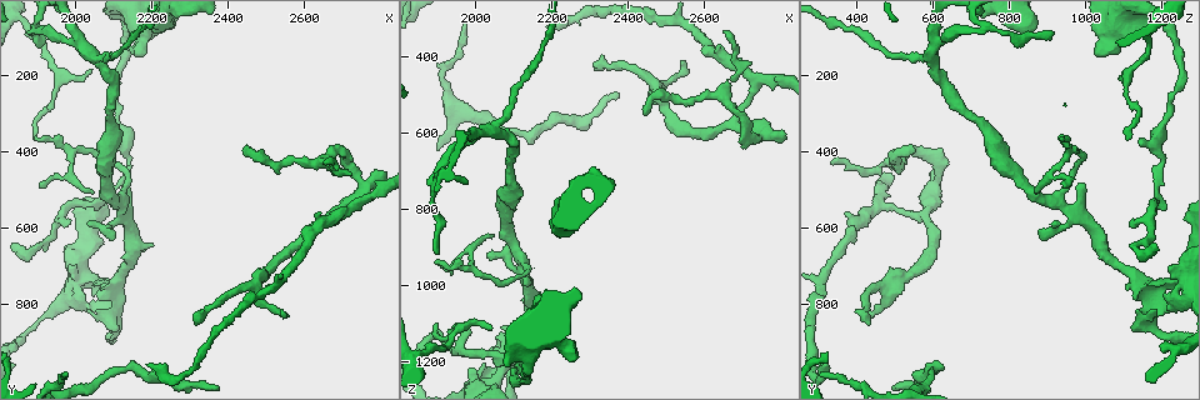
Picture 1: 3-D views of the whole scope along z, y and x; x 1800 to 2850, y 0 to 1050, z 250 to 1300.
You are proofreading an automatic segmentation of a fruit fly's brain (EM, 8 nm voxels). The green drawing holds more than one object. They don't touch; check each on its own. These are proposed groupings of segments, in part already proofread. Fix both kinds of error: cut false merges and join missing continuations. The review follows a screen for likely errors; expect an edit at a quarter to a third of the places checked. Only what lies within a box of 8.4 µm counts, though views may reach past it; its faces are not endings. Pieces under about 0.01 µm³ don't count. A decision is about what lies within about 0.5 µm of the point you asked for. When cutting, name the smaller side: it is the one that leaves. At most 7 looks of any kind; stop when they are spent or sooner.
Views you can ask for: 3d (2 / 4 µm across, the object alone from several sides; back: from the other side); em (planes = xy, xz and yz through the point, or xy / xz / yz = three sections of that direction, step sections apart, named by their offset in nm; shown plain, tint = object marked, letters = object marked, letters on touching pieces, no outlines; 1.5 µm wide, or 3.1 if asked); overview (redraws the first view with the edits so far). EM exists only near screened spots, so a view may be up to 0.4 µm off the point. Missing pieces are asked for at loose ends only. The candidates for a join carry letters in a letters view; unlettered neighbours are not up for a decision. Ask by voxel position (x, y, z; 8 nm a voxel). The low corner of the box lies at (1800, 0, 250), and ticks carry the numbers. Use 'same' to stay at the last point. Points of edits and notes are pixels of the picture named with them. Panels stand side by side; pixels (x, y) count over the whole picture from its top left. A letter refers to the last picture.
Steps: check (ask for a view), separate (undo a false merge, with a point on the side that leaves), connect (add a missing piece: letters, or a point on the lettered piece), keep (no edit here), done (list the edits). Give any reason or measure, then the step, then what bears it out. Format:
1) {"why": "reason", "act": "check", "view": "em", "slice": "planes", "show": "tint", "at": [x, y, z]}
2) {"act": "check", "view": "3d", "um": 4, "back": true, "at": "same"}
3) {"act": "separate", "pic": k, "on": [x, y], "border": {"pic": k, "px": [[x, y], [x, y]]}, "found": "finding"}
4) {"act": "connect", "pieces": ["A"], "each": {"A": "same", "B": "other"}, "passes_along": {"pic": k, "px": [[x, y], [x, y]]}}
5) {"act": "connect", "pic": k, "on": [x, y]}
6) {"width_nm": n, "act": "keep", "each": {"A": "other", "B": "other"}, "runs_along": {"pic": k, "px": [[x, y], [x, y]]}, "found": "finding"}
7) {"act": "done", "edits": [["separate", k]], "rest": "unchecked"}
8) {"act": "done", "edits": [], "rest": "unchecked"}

{"why": "tapers out", "act": "check", "view": "em", "slice": "planes", "show": "letters", "at": [1905, 95, 920]}

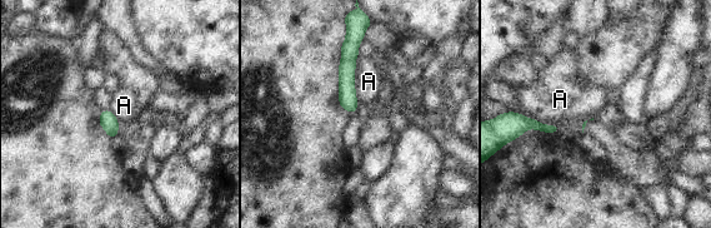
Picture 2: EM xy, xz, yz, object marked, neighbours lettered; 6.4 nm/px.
{"act": "keep", "each": {"A": "other"}, "runs_along": {"pic": 2, "px": [[355, 43], [348, 56], [351, 109]]}, "found": "none of them fits"}

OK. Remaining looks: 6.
{"why": "thin end", "act": "check", "view": "em", "slice": "planes", "show": "tint", "at": [1895, 370, 1115]}

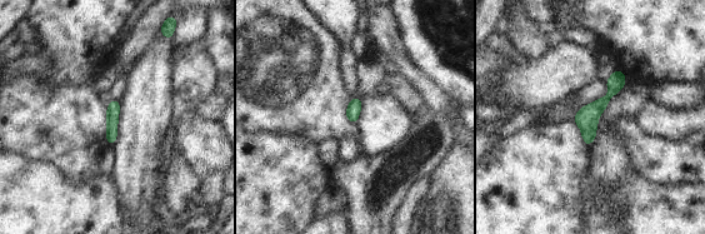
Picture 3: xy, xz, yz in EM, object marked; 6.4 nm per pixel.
{"act": "check", "view": "em", "slice": "planes", "show": "letters", "at": "same"}

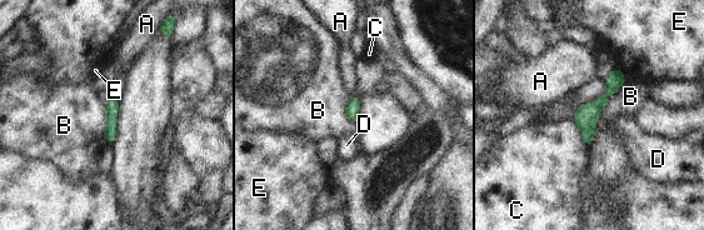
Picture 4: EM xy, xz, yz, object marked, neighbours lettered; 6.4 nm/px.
{"width_nm": 80, "act": "keep", "each": {"A": "other", "B": "other", "C": "other", "D": "other", "E": "other"}, "border": {"pic": 4, "px": [[572, 120], [579, 128], [585, 144]]}, "found": "no lettered piece goes on from it"}

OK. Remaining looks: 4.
{"why": "side arm on a straight run", "act": "check", "view": "3d", "um": 4, "at": [2670, 560, 580]}

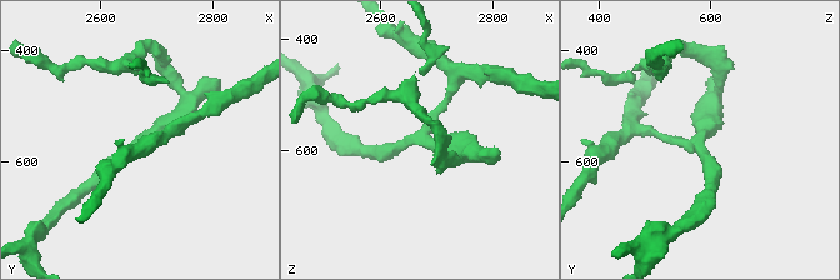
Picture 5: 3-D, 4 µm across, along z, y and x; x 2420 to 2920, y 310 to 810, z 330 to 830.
{"arms": 3, "act": "check", "view": "em", "slice": "planes", "show": "plain", "at": [2665, 570, 575]}

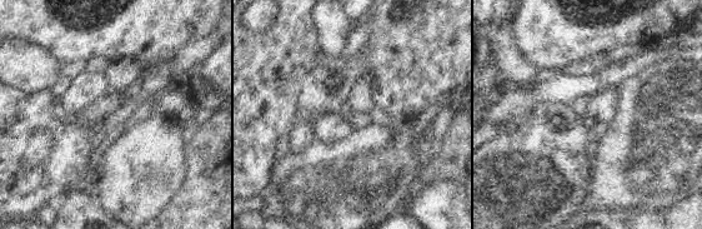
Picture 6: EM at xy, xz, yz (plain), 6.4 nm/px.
{"act": "check", "view": "em", "slice": "planes", "show": "letters", "at": "same"}

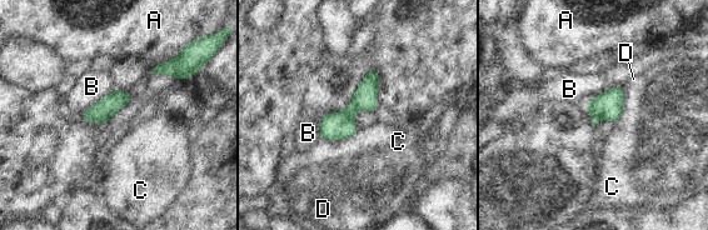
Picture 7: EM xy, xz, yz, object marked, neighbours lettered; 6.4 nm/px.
{"longest_contact_nm": ["B", 260], "act": "separate", "pic": 7, "on": [364, 98], "each": {"A": "other", "B": "other", "C": "other", "D": "other"}, "border": {"pic": 7, "px": [[349, 106], [354, 110]]}, "found": "a second neuron is stuck on"}

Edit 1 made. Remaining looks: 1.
{"act": "done", "edits": [["separate", 7]], "rest": "unchecked"}

